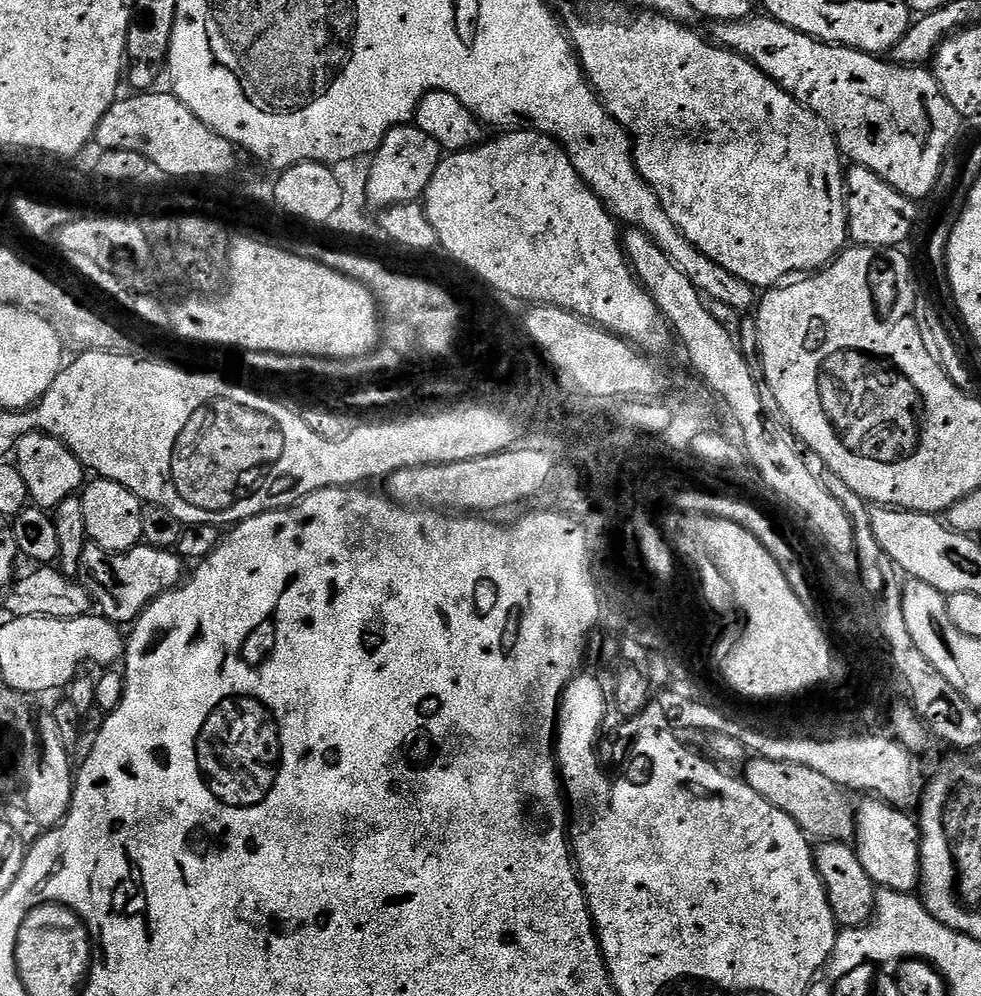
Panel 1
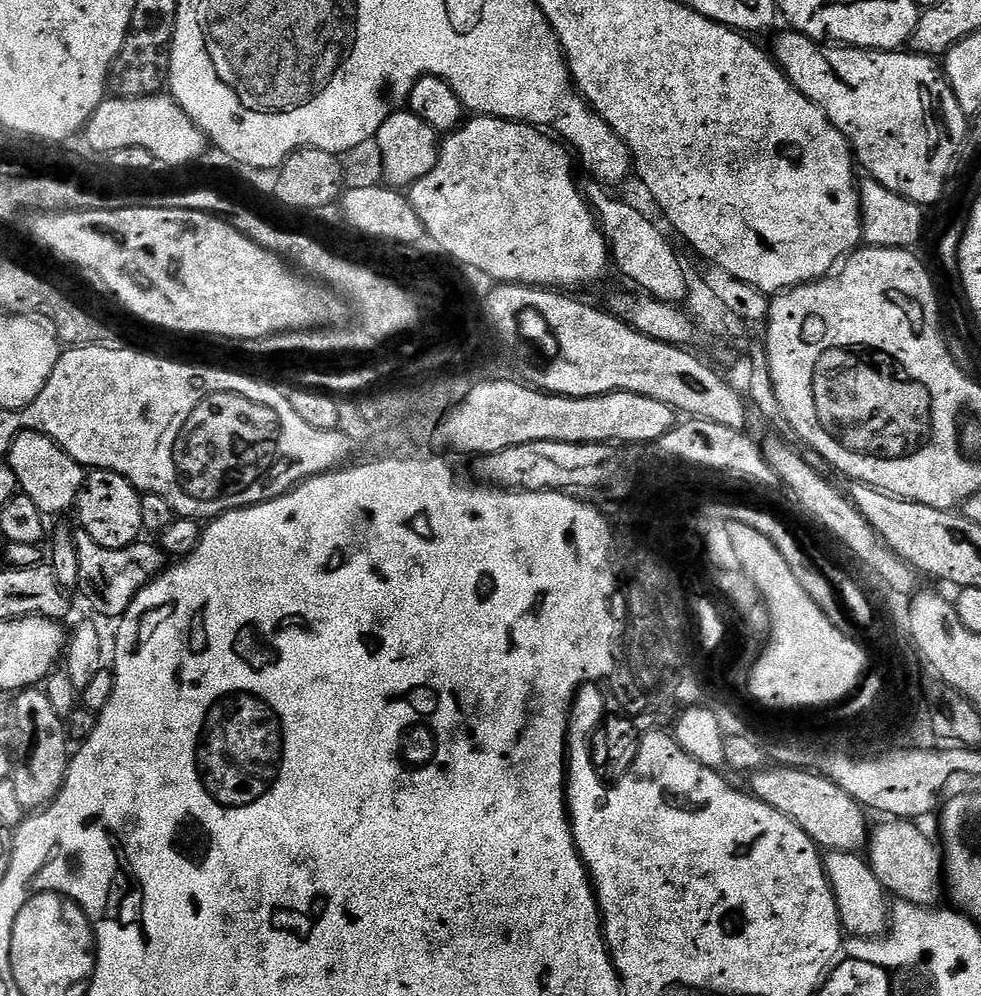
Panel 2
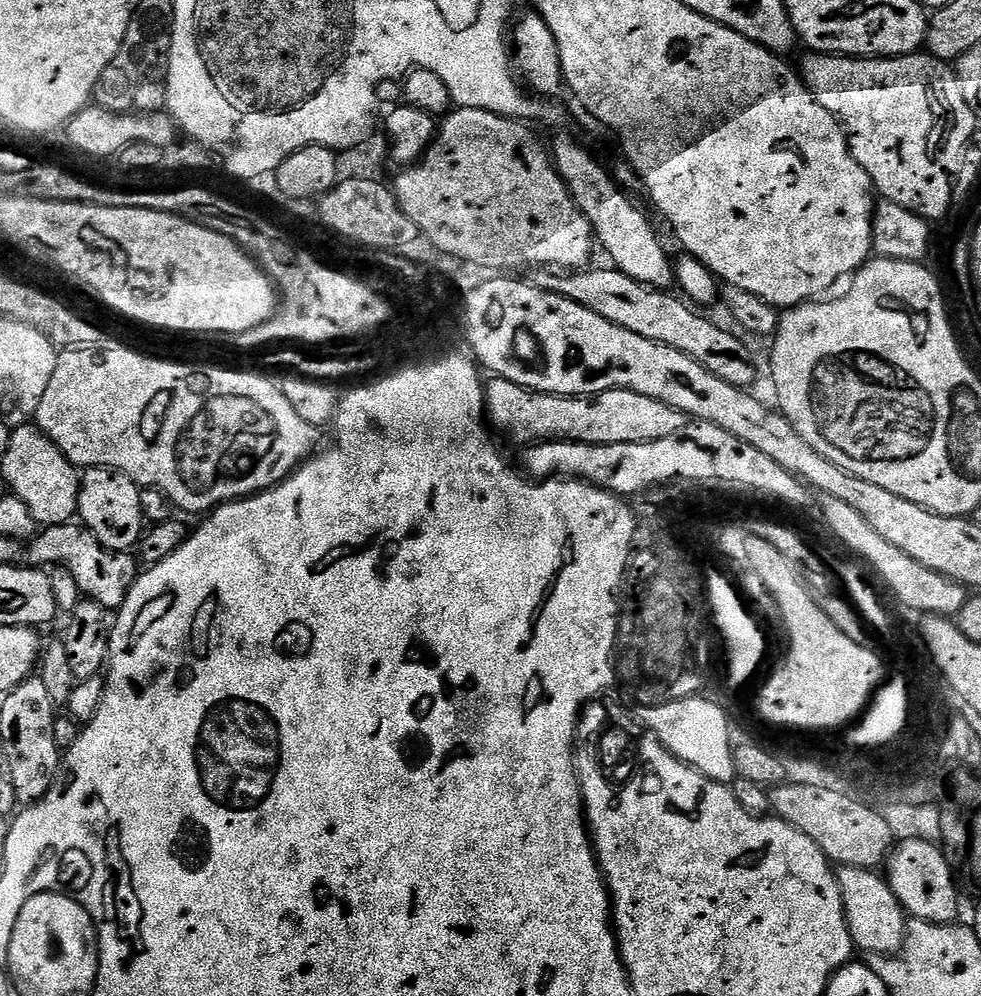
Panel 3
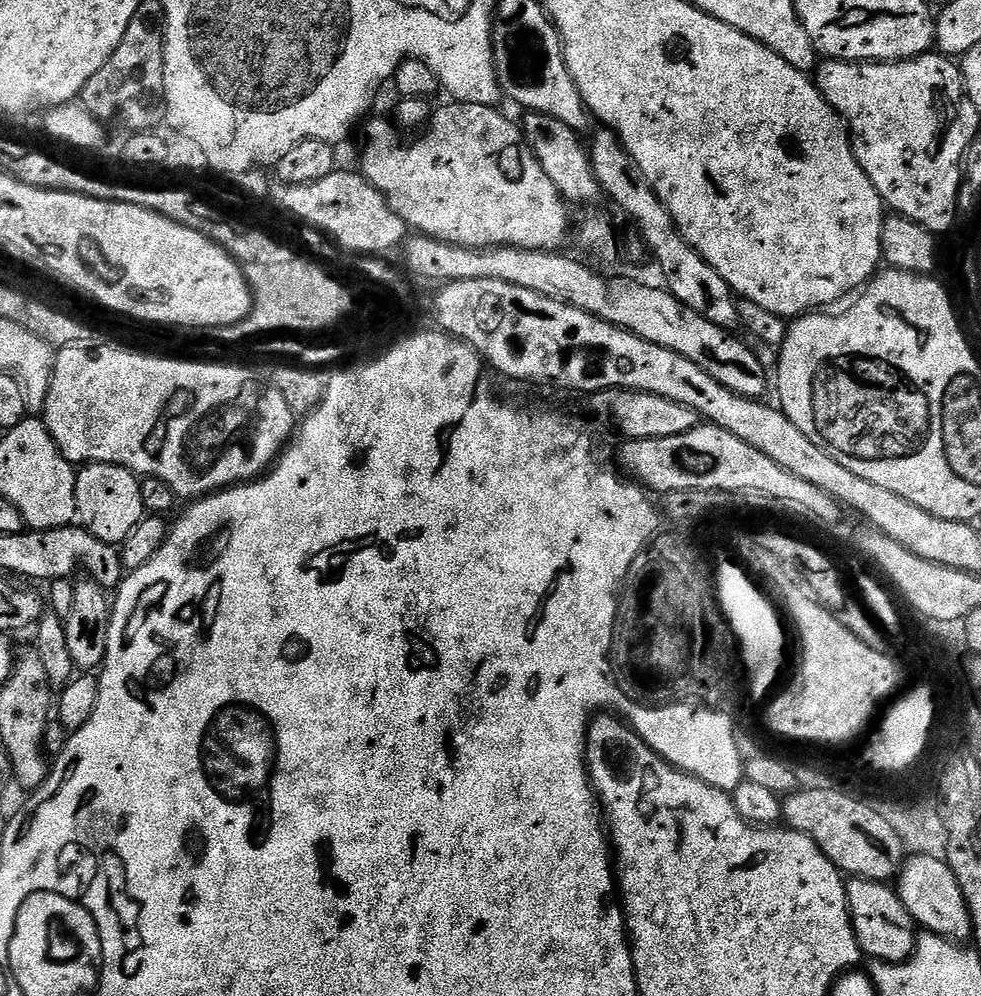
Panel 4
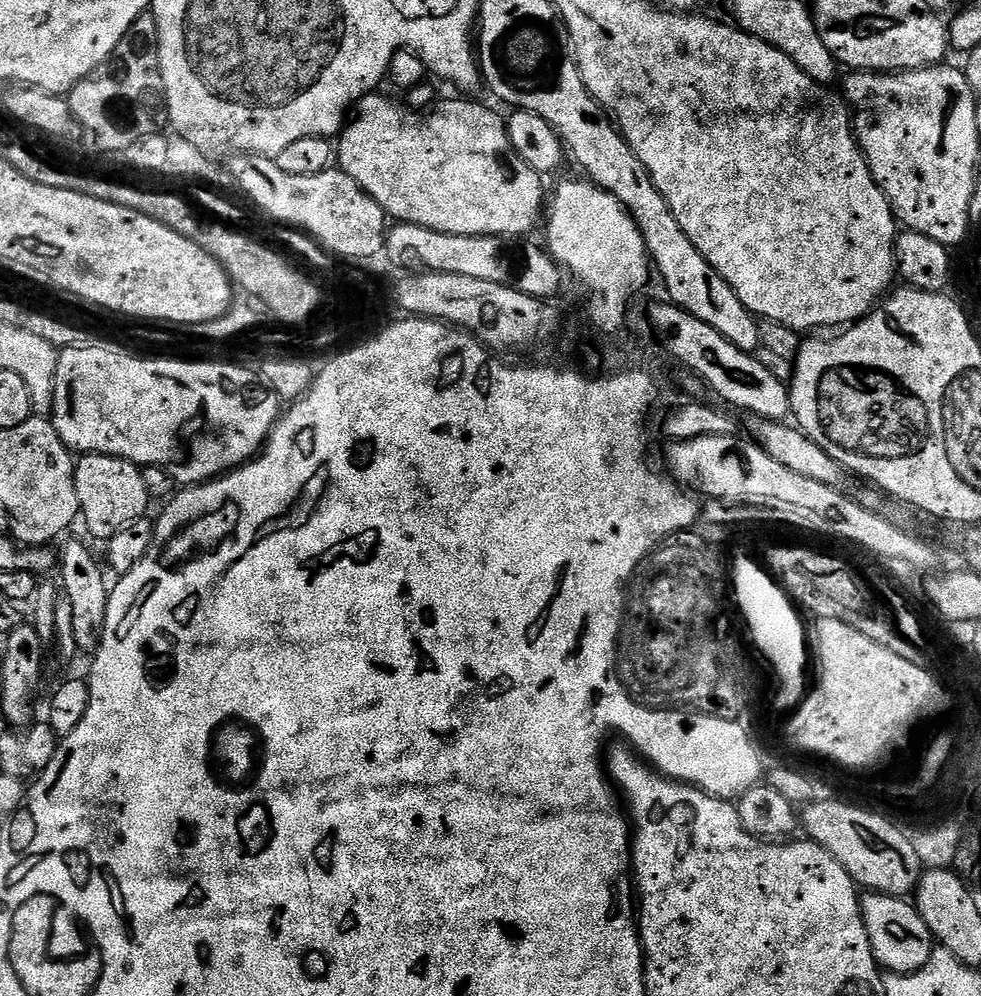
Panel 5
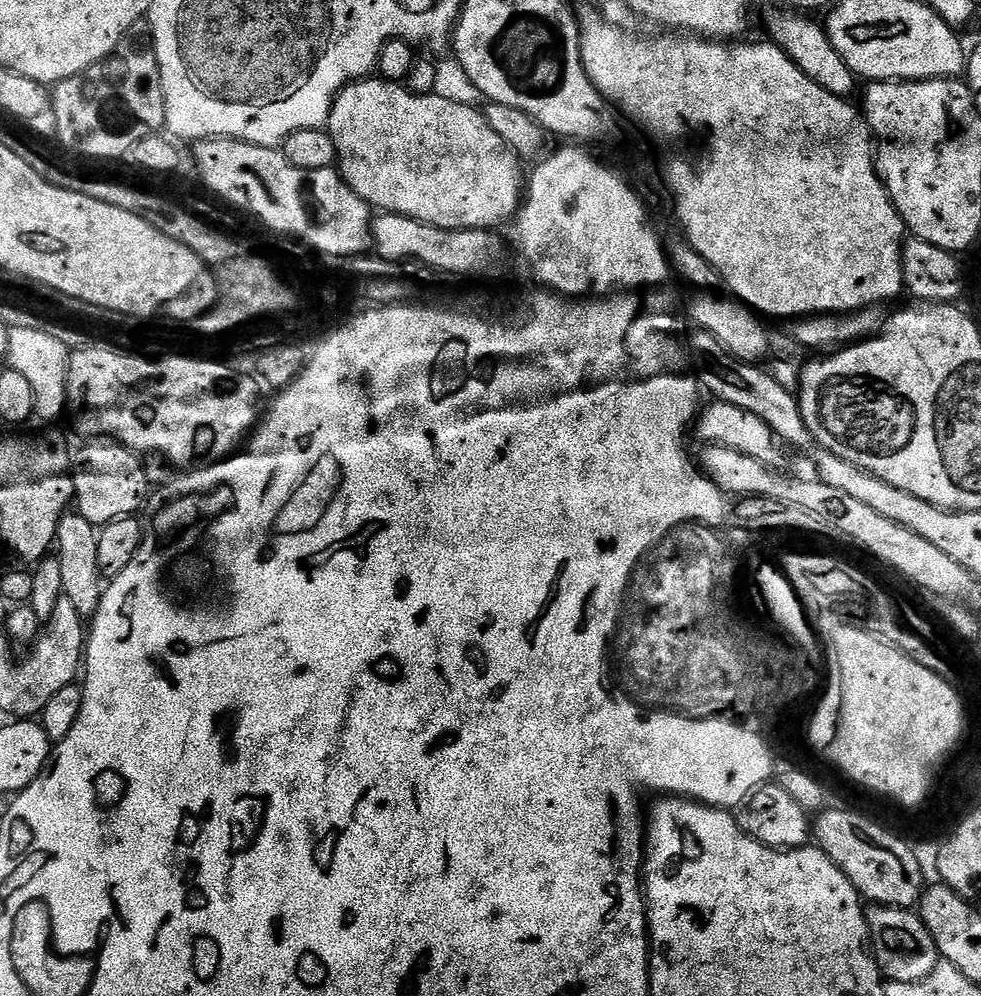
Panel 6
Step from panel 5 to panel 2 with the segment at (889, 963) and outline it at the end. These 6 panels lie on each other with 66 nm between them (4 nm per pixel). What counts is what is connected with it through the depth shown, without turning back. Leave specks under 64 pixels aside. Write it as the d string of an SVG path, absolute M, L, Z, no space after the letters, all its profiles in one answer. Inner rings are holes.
M828 852L824 856L824 872L836 895L840 926L849 937L861 936L867 942L883 937L890 928L890 896L878 882L872 865L854 852Z

